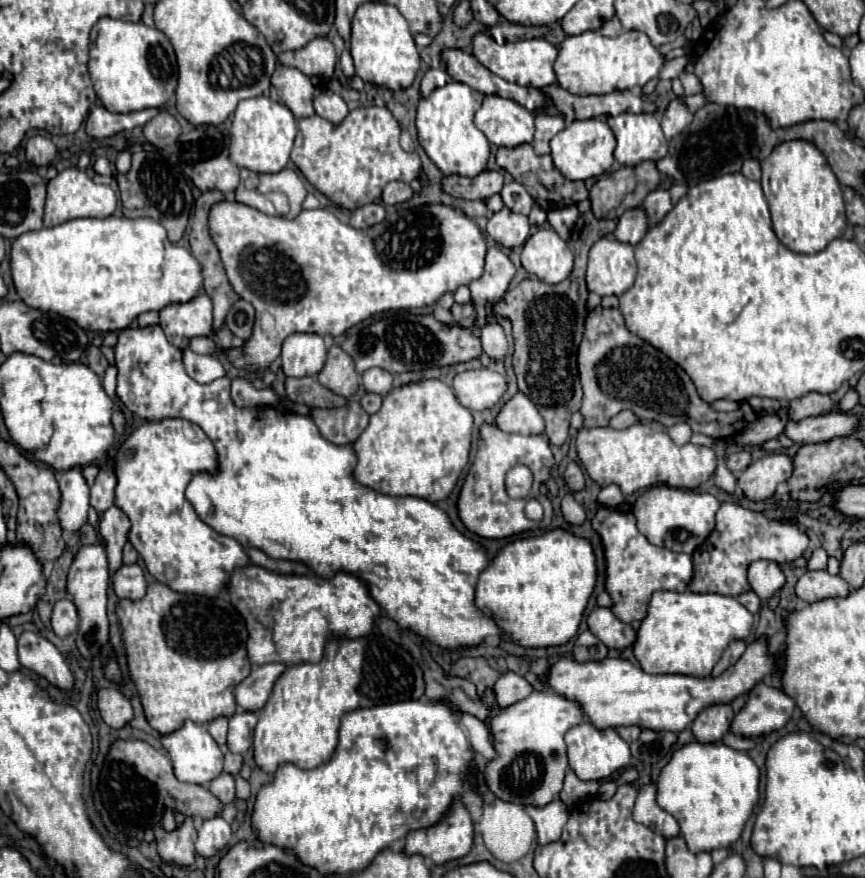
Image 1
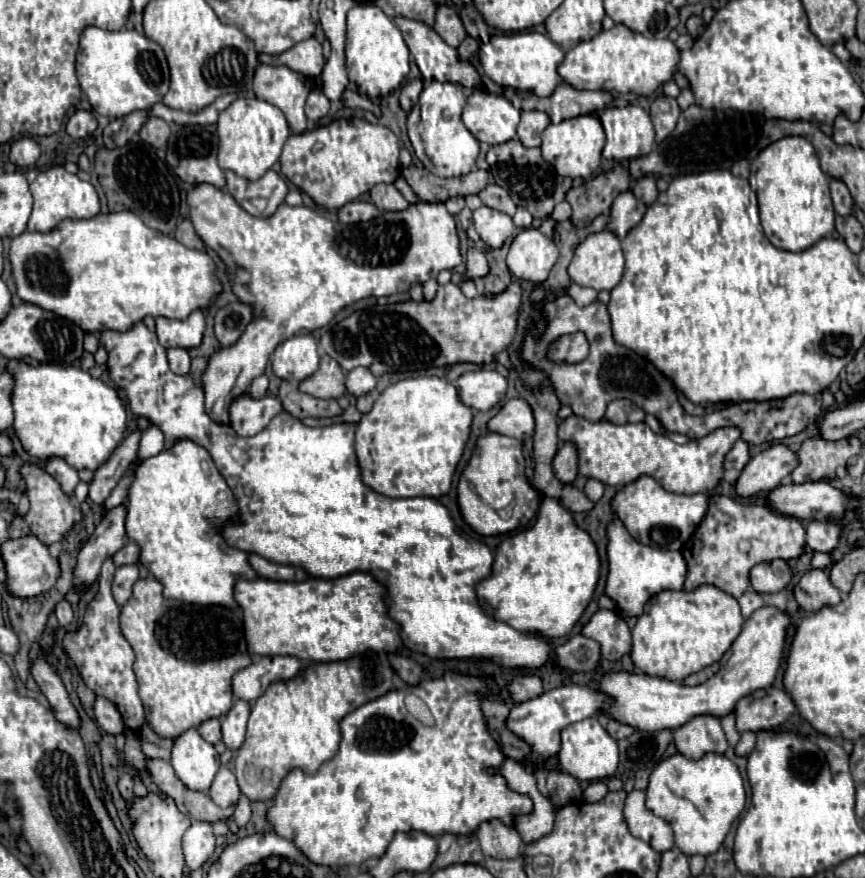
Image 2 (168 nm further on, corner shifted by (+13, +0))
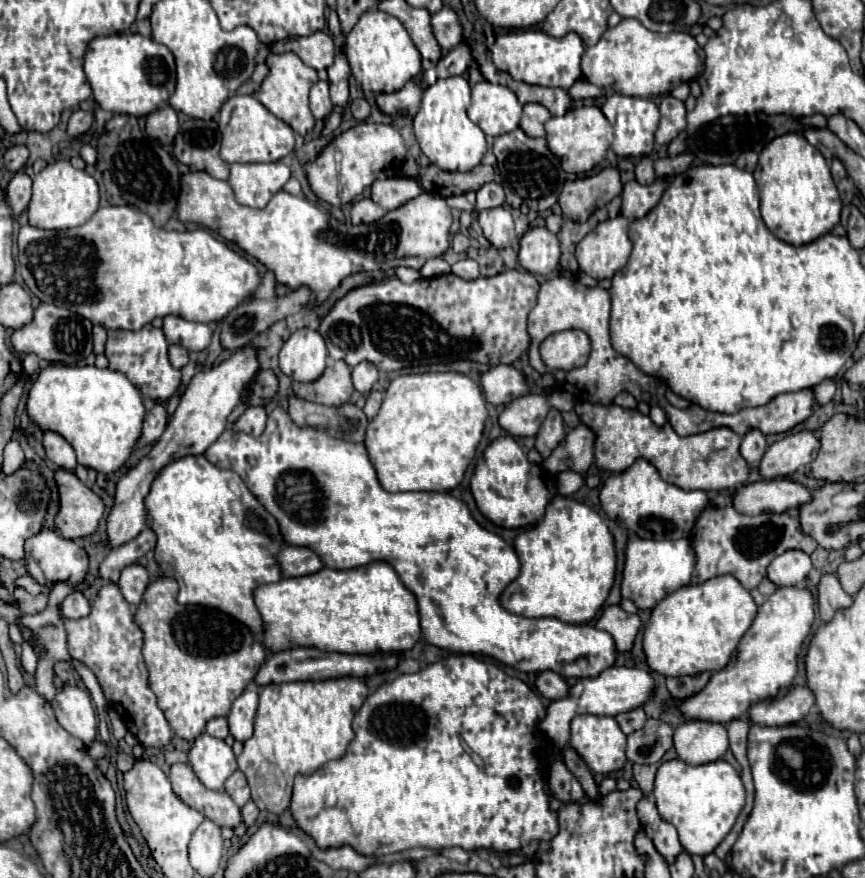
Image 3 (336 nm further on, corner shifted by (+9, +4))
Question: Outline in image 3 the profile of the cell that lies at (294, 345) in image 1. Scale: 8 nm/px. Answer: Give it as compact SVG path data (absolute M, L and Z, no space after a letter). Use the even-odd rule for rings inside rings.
M296 330L280 350L280 370L296 382L312 382L324 372L328 350L324 338L312 330Z

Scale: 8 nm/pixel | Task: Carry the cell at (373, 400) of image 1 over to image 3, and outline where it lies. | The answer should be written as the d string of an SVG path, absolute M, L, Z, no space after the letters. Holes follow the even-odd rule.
M372 390L366 398L366 406L364 406L364 414L368 416L368 420L372 420L376 416L376 412L380 410L380 404L382 404L382 392L378 390Z

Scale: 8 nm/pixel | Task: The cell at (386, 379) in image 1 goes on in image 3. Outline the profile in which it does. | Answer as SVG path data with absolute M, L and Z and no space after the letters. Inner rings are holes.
M360 362L358 366L352 368L352 382L354 382L354 388L358 392L362 392L362 394L370 392L376 380L378 380L378 370L374 364Z

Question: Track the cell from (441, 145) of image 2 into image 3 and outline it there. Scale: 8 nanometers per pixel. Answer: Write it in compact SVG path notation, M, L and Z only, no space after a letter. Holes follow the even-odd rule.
M462 76L436 80L424 90L422 106L414 116L414 134L432 164L446 172L468 172L480 164L486 154L484 132L468 120L467 109L471 103L471 87Z

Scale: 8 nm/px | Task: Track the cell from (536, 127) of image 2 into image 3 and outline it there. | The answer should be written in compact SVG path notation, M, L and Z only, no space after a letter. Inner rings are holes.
M524 104L524 114L520 120L520 128L532 136L532 138L542 138L546 136L544 124L548 122L552 114L542 106L542 104Z

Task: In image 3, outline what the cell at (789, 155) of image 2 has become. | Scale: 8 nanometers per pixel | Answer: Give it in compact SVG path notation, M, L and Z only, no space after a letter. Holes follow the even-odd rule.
M790 132L774 138L760 152L754 178L760 190L762 220L780 240L792 246L804 246L828 234L840 222L842 202L830 174L830 164L804 136Z

